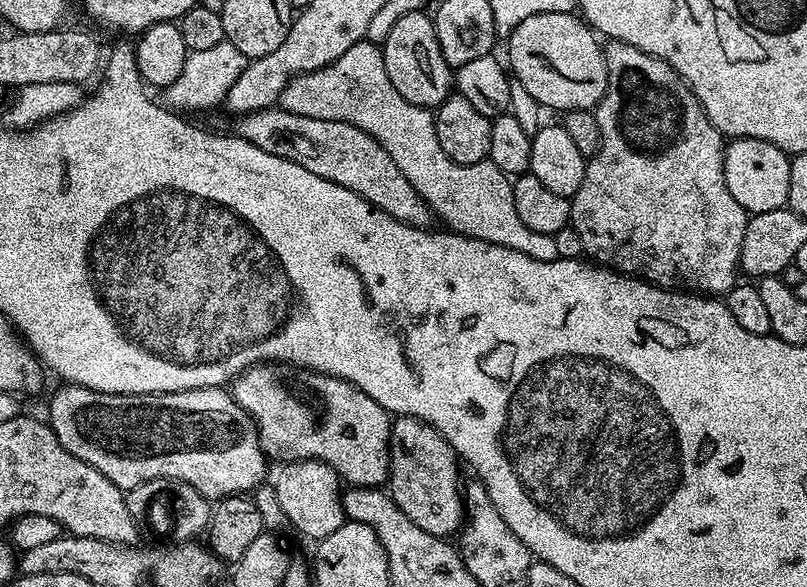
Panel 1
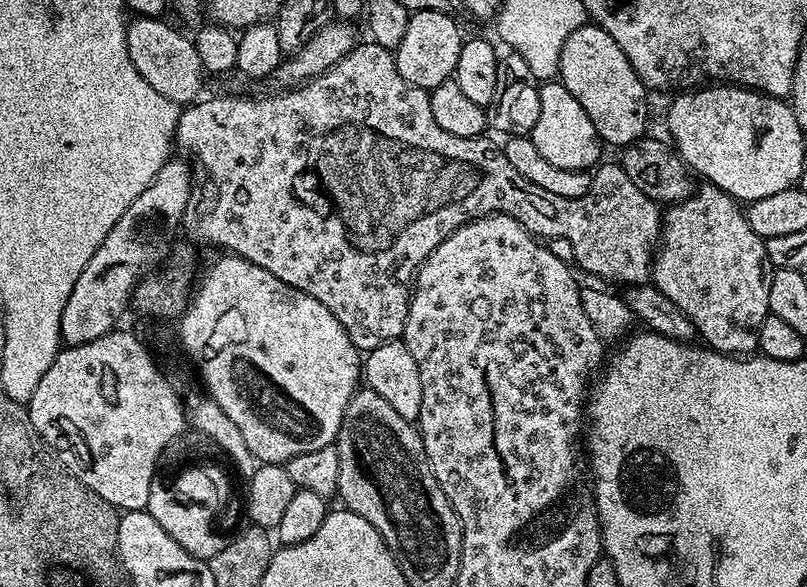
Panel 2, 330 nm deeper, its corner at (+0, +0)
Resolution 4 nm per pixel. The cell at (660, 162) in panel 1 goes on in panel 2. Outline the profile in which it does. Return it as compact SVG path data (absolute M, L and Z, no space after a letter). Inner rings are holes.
M707 182L701 185L691 196L671 205L663 213L662 231L658 241L660 249L655 253L652 262L650 280L655 288L670 298L692 320L707 347L729 354L752 354L757 351L758 330L770 314L768 276L764 272L764 239L754 234L754 230L750 230L745 209L730 194Z

